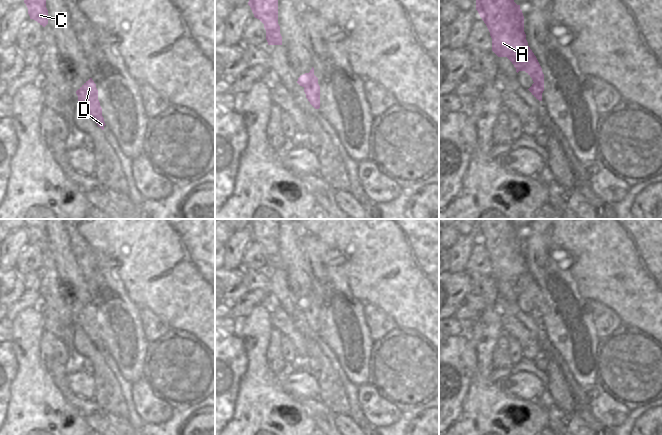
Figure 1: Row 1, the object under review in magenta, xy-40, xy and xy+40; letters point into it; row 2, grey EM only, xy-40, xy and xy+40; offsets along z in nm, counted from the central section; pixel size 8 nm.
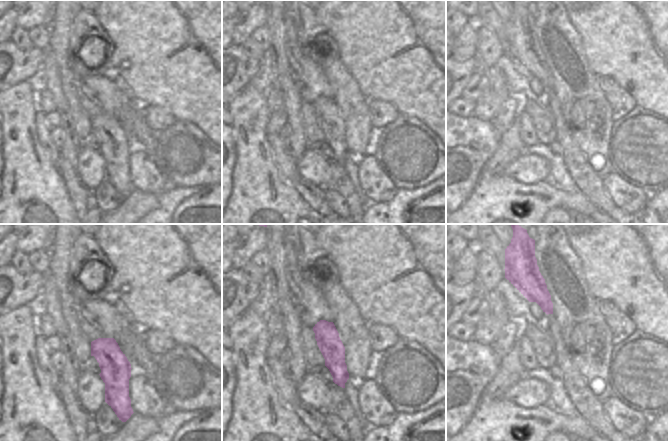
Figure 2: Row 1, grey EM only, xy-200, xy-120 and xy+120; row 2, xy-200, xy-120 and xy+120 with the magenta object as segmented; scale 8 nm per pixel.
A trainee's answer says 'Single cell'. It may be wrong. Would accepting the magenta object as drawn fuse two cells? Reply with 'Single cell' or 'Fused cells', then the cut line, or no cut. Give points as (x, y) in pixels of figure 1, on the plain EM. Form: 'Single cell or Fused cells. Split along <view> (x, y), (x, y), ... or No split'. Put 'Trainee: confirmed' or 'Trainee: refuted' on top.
Trainee: confirmed
Single cell. No split

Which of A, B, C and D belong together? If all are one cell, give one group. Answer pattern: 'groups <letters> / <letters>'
groups A B C D

